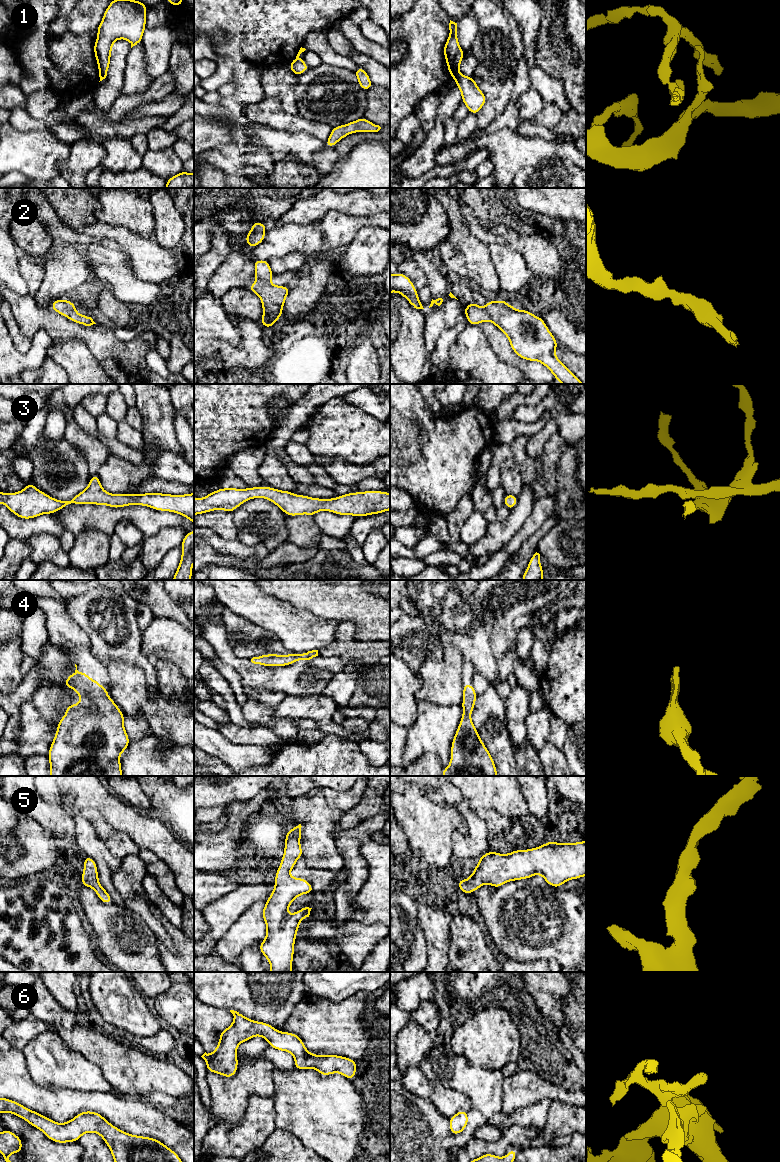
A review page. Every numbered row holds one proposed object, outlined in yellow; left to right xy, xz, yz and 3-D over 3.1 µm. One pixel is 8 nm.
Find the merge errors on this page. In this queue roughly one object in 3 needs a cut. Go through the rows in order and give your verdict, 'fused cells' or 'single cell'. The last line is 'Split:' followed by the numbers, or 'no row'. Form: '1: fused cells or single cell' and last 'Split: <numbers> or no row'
1: fused cells
2: single cell
3: single cell
4: single cell
5: single cell
6: single cell
Split: 1

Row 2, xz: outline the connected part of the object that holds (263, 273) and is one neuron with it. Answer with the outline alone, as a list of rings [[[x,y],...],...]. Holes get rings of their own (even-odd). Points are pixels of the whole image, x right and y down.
[[[254,260],[253,264],[257,280],[248,289],[256,293],[261,300],[263,316],[260,324],[265,328],[270,328],[275,325],[283,313],[283,306],[290,287],[270,283],[275,274],[272,272],[268,260]]]

